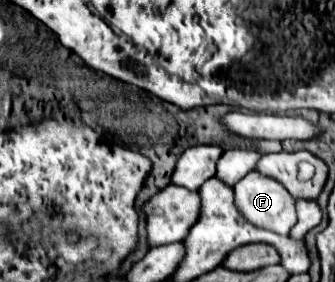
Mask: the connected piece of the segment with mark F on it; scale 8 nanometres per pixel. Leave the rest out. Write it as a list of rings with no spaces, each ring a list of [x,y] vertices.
[[[248,172],[240,182],[234,184],[232,190],[236,208],[240,208],[240,214],[244,214],[244,218],[248,218],[252,226],[260,226],[262,230],[272,230],[274,234],[288,236],[290,228],[296,224],[296,210],[294,210],[294,198],[280,182],[262,176],[260,172]]]

